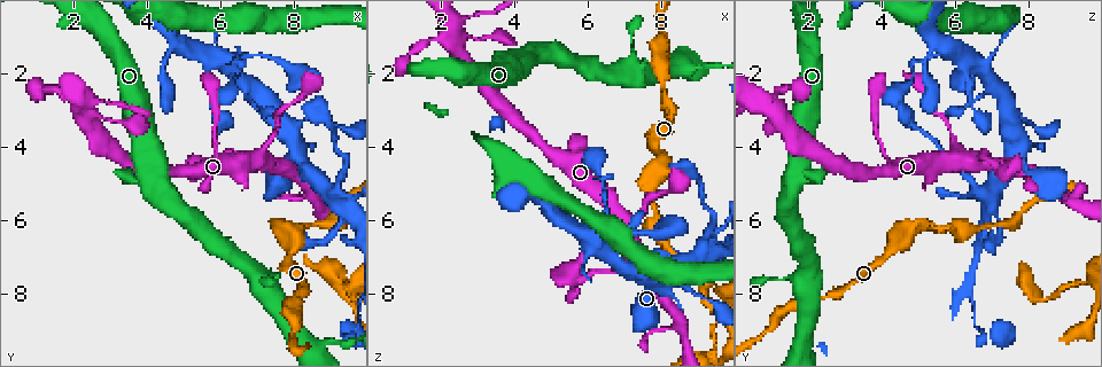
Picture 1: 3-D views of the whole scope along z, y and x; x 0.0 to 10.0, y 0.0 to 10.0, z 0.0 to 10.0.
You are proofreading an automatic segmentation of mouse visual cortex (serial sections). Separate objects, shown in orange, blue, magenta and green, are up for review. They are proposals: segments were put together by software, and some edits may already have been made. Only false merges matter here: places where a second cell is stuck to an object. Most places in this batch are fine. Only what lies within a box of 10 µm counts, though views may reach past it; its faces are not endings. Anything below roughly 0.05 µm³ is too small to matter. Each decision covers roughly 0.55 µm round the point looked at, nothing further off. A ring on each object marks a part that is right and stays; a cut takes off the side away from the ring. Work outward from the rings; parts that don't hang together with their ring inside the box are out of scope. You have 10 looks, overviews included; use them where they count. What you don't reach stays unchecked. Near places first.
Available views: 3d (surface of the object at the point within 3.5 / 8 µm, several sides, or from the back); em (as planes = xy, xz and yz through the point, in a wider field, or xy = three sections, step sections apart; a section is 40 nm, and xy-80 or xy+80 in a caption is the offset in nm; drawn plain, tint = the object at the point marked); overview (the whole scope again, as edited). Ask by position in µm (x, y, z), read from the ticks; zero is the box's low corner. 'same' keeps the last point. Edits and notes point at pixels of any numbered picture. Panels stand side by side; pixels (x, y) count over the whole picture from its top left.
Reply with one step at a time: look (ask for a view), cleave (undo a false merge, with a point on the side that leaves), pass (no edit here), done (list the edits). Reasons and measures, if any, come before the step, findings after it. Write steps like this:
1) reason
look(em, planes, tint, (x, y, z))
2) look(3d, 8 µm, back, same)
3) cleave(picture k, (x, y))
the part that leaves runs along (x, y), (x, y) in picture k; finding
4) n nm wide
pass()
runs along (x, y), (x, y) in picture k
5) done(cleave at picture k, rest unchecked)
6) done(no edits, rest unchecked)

a narrow waist
look(3d, 8 µm, (7.80, 6.20, 4.75))

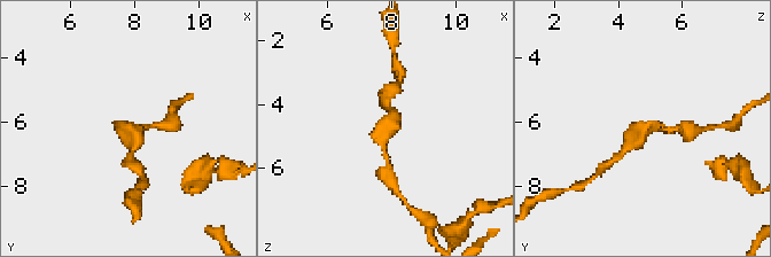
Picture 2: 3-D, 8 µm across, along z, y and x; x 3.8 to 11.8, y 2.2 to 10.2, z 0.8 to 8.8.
closer look
look(3d, 3.5 µm, back, same)

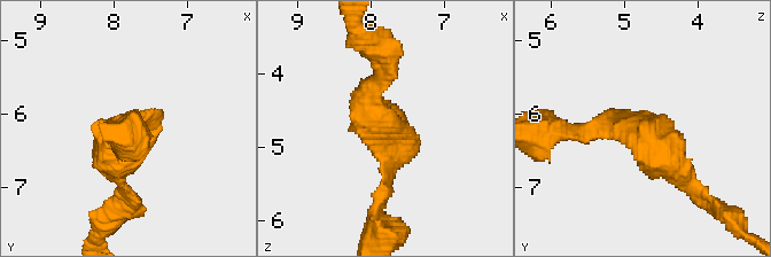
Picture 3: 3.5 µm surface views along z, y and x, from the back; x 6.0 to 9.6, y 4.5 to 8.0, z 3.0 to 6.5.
look(em, xy, step 1, tint, (7.90, 6.25, 4.75))

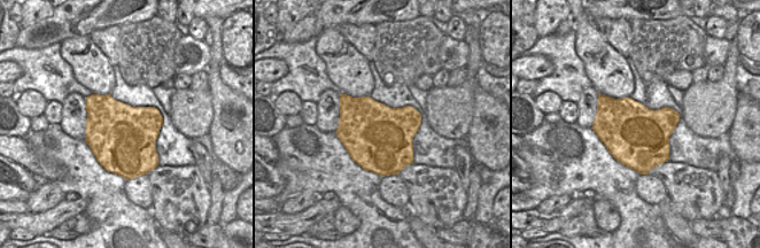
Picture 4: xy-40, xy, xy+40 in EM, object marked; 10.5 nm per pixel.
700 nm wide
pass()
runs along (690, 186), (640, 133), (567, 133) in picture 3; continuous, no second cell

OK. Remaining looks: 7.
calibre changes
look(3d, 3.5 µm, (9.20, 9.40, 1.85))

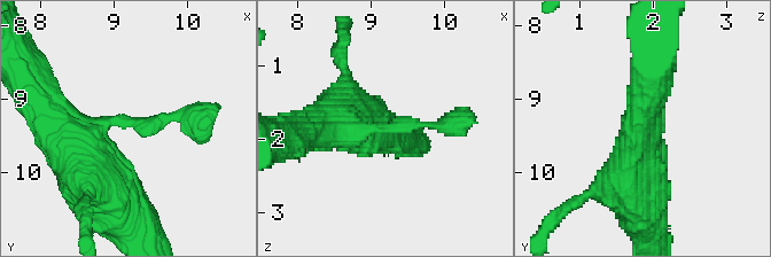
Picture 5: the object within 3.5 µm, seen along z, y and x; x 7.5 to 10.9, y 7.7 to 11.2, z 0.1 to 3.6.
arms of 150, 500 nm; shape alone is not enough
look(em, planes, tint, (9.20, 9.35, 1.85))

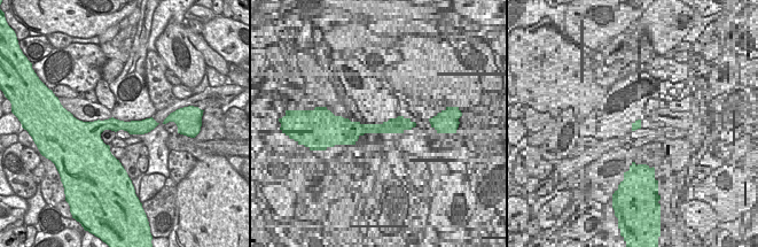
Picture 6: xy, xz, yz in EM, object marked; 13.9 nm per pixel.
look(em, xy, step 2, tint, same)

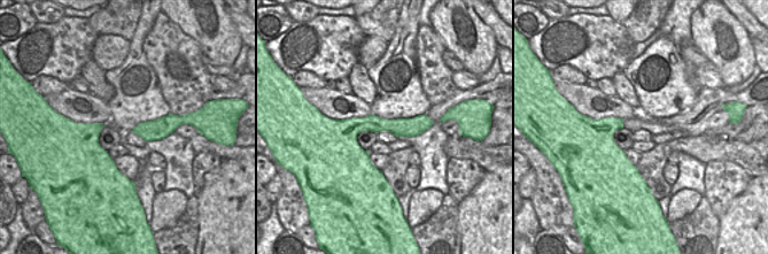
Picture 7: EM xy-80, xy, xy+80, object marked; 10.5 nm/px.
pass()
runs along (428, 122), (358, 124), (335, 135) in picture 7; continuous, no second cell

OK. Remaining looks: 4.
three arms meet
look(3d, 8 µm, (7.90, 3.75, 7.70))

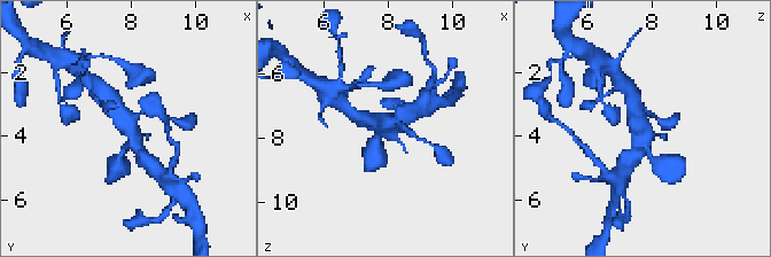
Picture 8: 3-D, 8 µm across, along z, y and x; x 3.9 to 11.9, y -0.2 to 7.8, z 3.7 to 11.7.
look(3d, 3.5 µm, same)

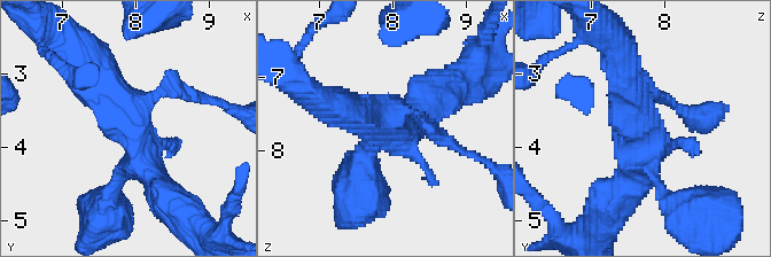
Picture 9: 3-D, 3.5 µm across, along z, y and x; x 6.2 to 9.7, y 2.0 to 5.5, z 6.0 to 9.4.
need the tissue
look(em, xy, step 5, tint, (7.95, 3.75, 7.65))

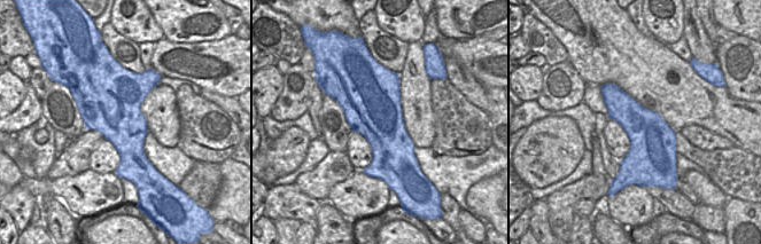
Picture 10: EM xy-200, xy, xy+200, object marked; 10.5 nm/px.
pass()
runs along (121, 176), (138, 140), (71, 52) in picture 9; one cell here

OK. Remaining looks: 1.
done(no edits, rest unchecked)

